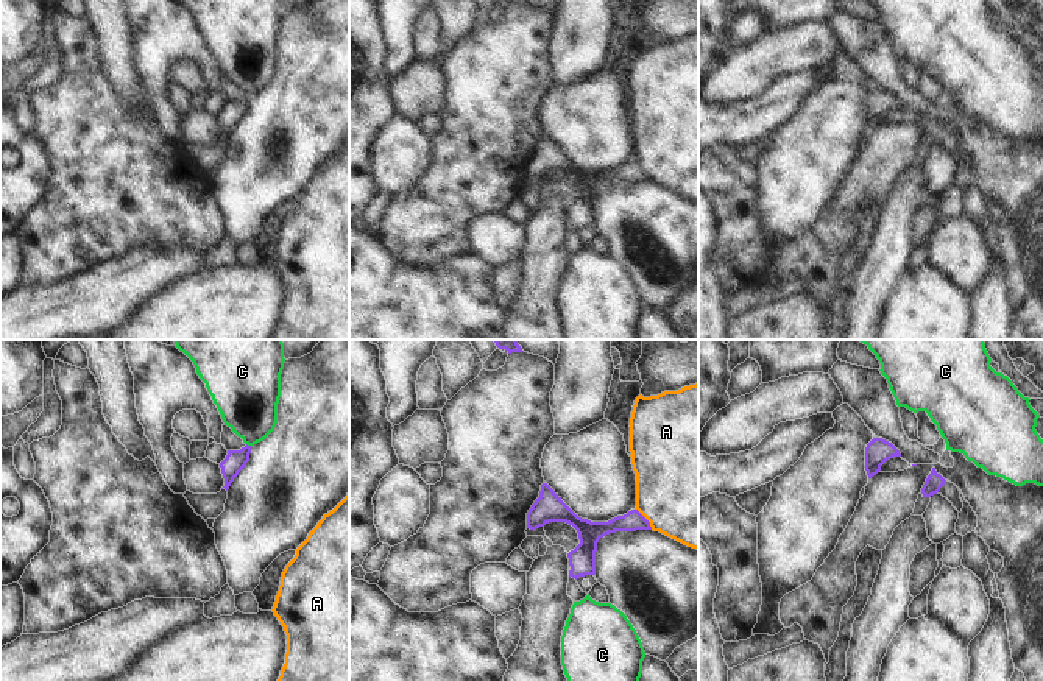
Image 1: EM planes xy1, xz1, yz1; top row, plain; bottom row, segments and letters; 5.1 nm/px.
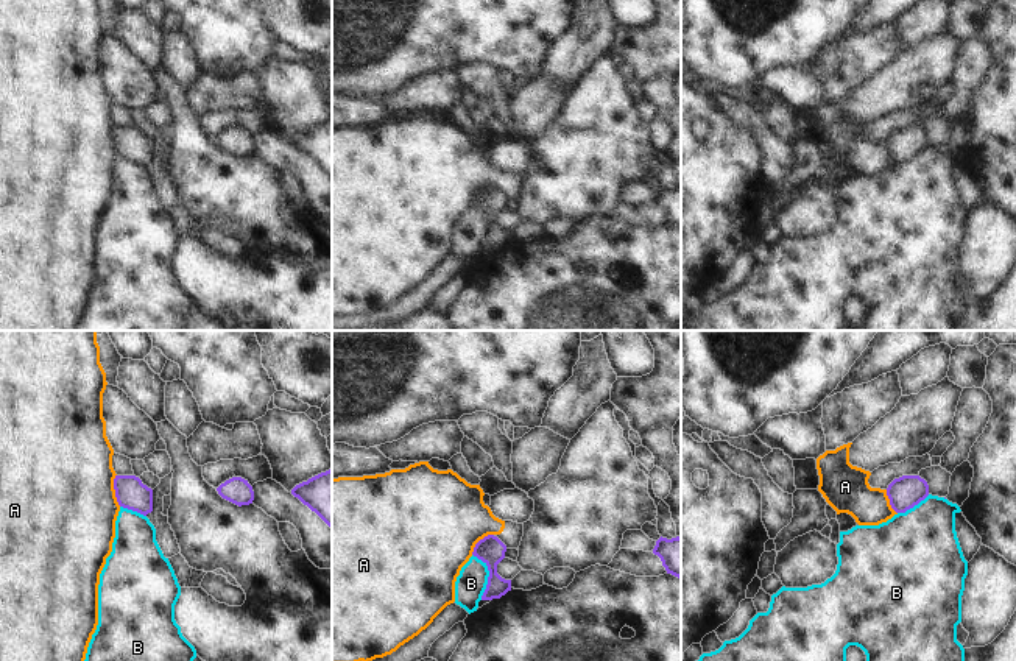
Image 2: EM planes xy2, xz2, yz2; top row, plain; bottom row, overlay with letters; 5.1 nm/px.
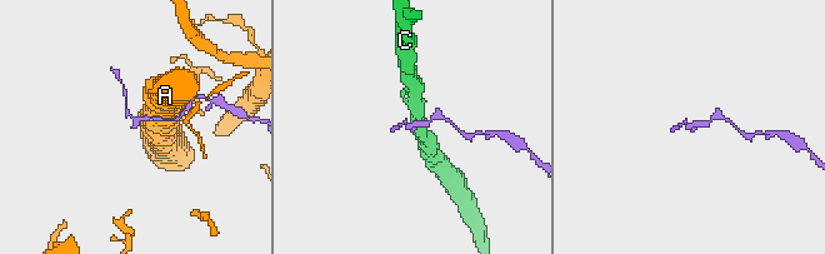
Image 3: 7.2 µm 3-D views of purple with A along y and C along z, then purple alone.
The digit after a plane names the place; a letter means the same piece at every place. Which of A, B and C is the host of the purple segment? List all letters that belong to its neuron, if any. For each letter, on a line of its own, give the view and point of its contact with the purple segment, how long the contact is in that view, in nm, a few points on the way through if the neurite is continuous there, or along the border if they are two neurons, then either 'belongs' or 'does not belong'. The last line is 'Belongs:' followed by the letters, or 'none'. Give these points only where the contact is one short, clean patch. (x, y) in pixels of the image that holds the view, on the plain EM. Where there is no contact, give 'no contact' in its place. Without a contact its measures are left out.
A: meets purple in xy2 at (114, 139); contact 170 nm long; does not belong
B: meets purple in xz2 at (490, 226); contact 240 nm long; border along xz2 (472, 205), (488, 222), (488, 234), (482, 250); does not belong
C: meets purple in xy1 at (247, 95); contact 30 nm long; border along xy1 (247, 94), (250, 97); does not belong
Belongs: none

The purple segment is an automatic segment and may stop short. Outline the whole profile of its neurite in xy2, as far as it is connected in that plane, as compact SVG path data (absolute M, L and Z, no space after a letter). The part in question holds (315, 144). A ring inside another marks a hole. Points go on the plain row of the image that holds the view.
M332 118L296 136L291 145L332 179Z

